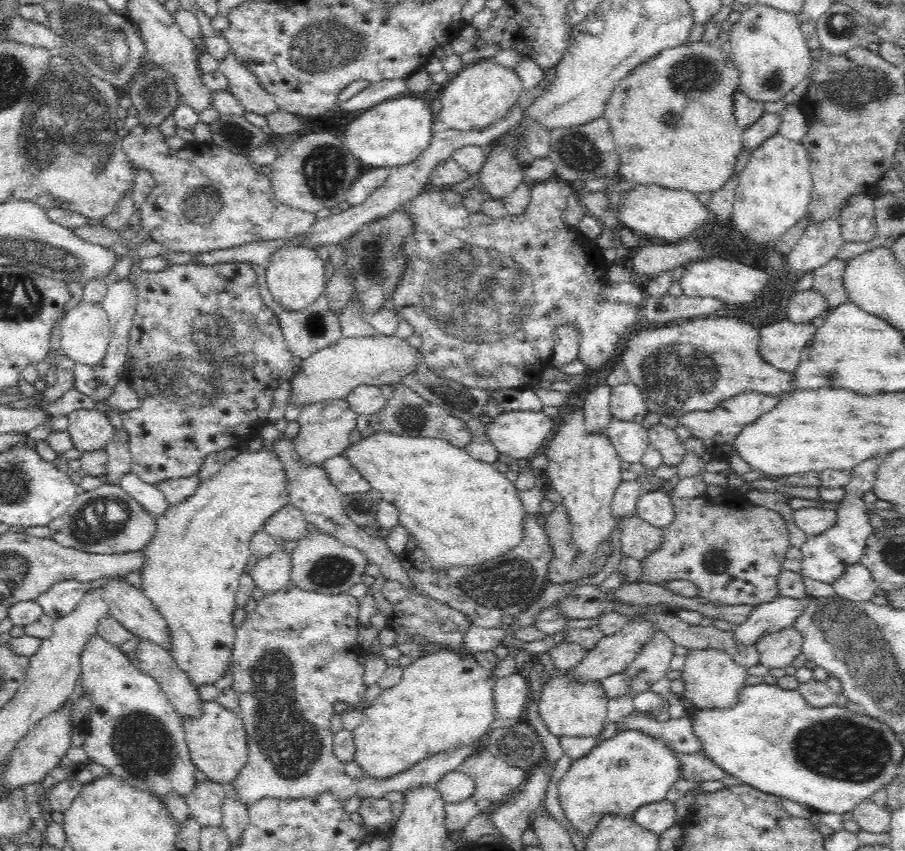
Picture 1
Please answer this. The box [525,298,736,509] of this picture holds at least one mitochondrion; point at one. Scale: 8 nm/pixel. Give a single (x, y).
(674, 376)

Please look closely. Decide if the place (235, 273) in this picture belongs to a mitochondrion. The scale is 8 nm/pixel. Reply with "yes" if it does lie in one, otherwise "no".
no

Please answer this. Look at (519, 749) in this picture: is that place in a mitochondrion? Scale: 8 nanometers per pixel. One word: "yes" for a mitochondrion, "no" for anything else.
yes

